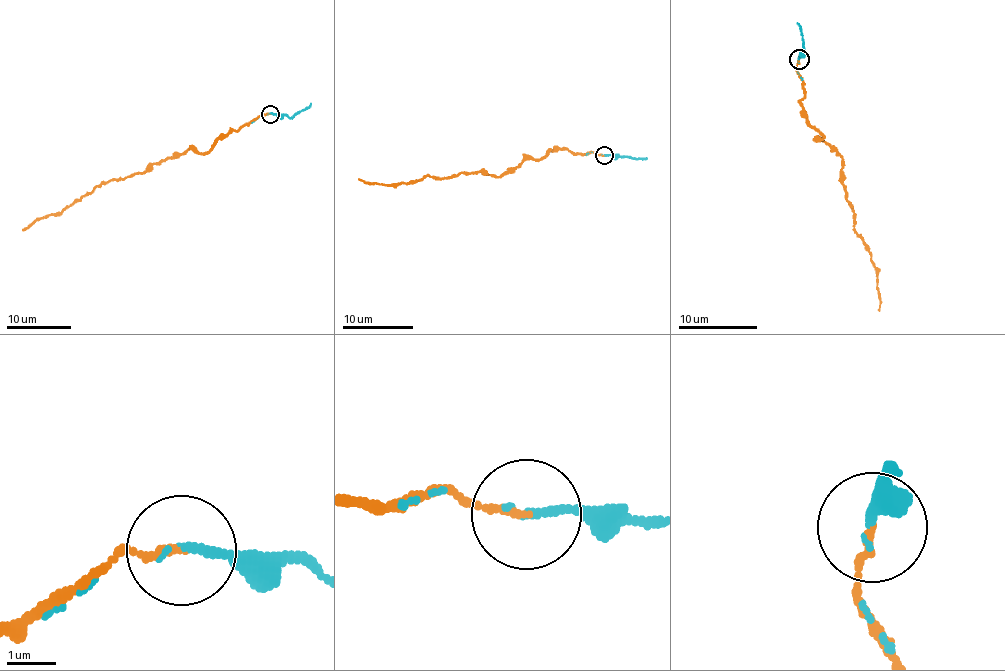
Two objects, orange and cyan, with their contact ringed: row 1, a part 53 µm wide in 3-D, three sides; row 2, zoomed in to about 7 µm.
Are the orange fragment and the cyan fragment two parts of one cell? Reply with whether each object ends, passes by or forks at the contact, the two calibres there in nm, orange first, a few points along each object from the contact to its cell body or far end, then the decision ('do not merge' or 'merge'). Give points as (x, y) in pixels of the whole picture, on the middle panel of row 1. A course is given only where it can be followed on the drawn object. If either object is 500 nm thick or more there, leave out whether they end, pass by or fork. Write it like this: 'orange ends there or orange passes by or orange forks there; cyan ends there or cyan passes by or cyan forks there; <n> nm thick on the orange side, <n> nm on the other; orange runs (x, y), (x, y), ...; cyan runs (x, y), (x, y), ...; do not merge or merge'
orange ends there; cyan ends there; 140 nm thick on the orange side, 170 nm on the other; orange runs (603, 155), (556, 148), (543, 157), (525, 159), (501, 175), (426, 176), (396, 185), (371, 184), (358, 178); cyan runs (603, 155), (646, 158); merge

